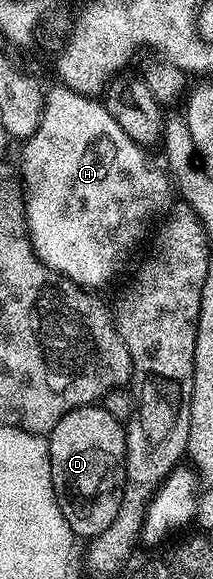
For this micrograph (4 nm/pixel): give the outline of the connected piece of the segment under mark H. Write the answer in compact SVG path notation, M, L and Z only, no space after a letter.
M65 84L57 85L45 91L46 107L42 110L42 119L36 132L25 139L23 146L26 147L20 161L30 239L45 266L71 278L77 286L98 288L94 286L113 280L122 261L149 232L154 217L165 215L171 209L170 201L176 198L176 190L171 175L161 165L158 167L150 162L146 155L149 153L112 120L101 101L78 94Z

